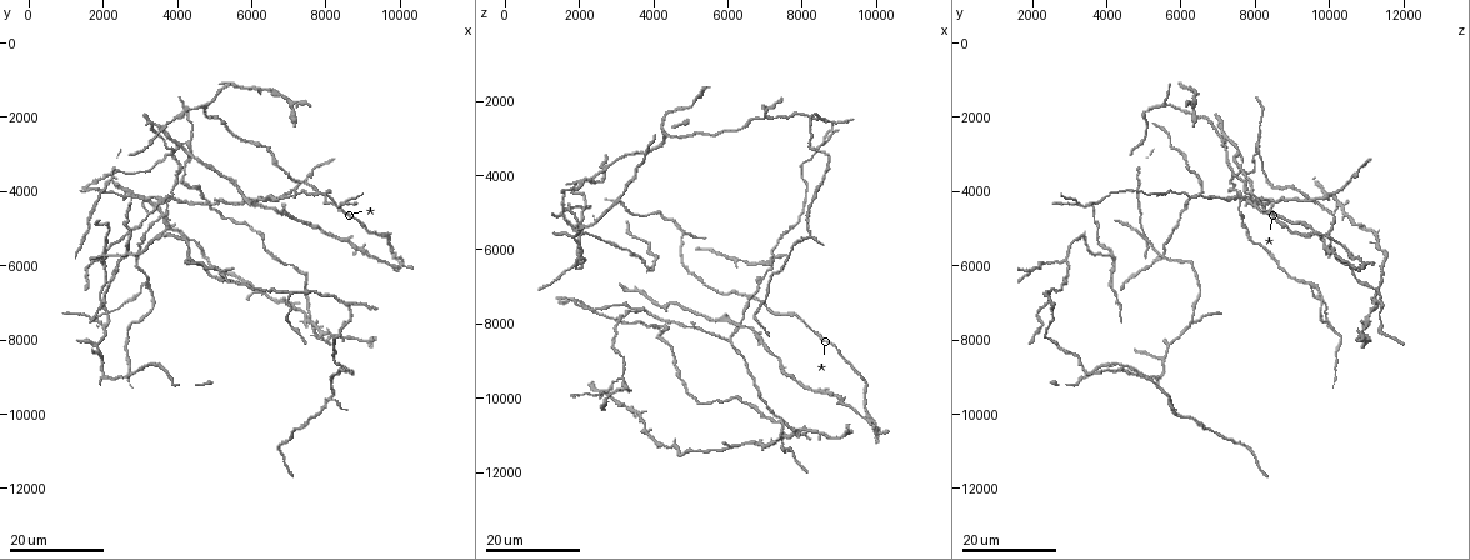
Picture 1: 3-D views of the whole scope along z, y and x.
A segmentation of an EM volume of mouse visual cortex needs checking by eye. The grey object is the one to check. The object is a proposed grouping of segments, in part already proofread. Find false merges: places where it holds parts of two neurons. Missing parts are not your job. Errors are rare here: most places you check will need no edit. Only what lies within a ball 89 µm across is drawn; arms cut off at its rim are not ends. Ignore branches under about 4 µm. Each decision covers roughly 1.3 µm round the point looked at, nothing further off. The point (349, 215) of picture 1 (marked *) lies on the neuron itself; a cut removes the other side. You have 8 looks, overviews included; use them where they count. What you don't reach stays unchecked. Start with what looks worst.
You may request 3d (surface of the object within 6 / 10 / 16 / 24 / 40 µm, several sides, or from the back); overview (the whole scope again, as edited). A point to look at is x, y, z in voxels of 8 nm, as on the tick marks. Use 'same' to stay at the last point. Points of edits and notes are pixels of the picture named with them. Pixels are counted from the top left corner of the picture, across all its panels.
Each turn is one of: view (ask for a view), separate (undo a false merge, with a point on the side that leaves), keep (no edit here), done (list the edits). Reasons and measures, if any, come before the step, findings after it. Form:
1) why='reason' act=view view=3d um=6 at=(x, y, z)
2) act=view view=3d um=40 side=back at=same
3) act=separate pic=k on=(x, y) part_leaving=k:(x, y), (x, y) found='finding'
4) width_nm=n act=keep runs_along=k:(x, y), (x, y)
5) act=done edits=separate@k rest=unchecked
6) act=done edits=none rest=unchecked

why='small branch off a trunk' act=view view=3d um=24 at=(8100, 9600, 5700)

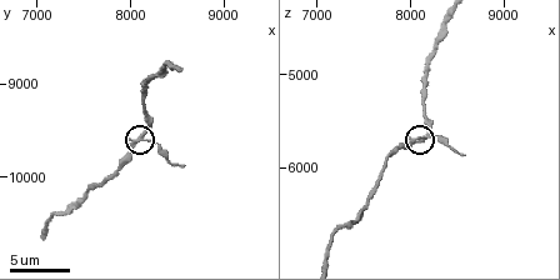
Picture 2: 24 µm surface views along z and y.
act=view view=3d um=10 at=(8100, 9600, 5700)

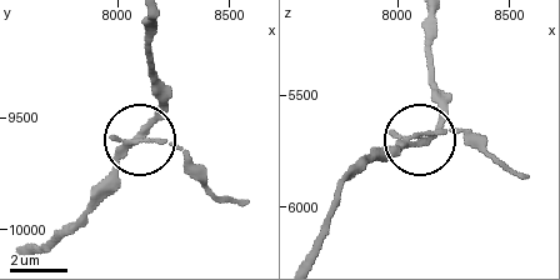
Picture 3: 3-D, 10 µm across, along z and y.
act=keep runs_along=3:(434, 20), (426, 78), (441, 114), (421, 140), (481, 135) found='one neuron here'

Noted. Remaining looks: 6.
act=view view=3d um=24 at=(3200, 6500, 9500)

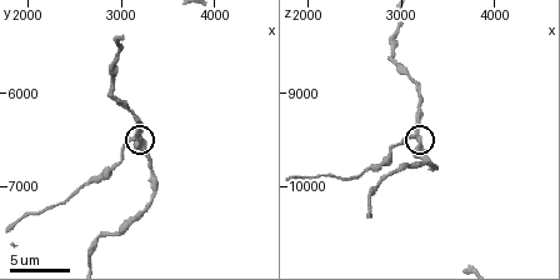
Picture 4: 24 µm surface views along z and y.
why='zoom in' act=view view=3d um=10 at=same

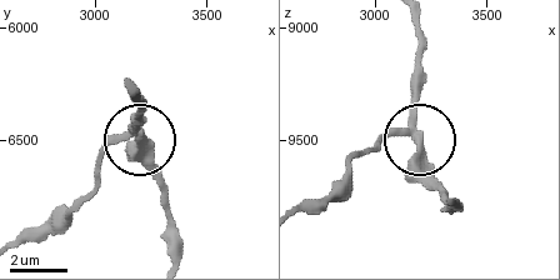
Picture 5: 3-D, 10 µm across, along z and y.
side_arm_um=18 act=separate pic=5 on=(99, 164) part_leaving=5:(124, 134), (103, 155), (90, 191), (40, 231), (25, 234) found='two neurons meet here'

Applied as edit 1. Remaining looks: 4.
why='branch point' act=view view=3d um=16 at=(2000, 7600, 6200)

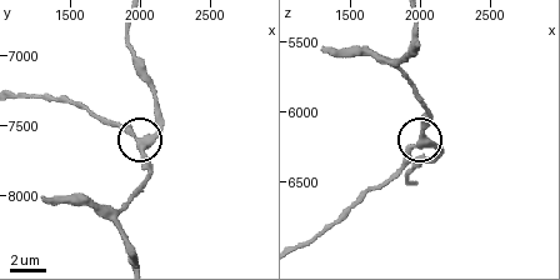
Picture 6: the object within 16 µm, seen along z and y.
act=view view=3d um=10 at=(2000, 7620, 6240)

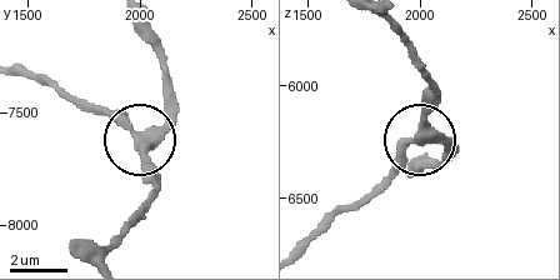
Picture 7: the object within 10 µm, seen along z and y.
side_arm_um=12 act=keep runs_along=7:(136, 26), (165, 84), (163, 119), (136, 136), (96, 108) found='one neuron here'

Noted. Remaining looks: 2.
why='three-way junction' act=view view=3d um=16 at=(2500, 5900, 4100)

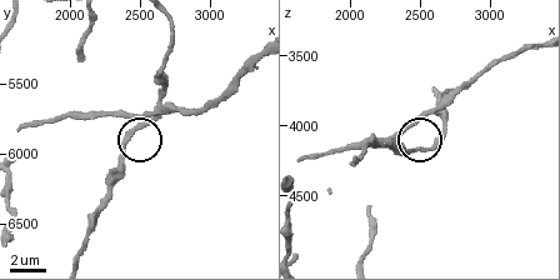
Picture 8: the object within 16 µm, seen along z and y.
act=view view=3d um=6 at=(2480, 5800, 4180)

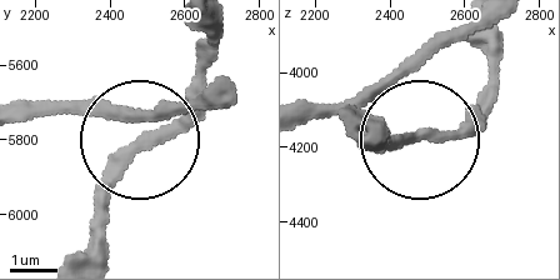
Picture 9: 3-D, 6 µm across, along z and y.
width_nm=200 act=keep found='one neuron here'

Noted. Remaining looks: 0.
act=done edits=separate@5 rest=unchecked

